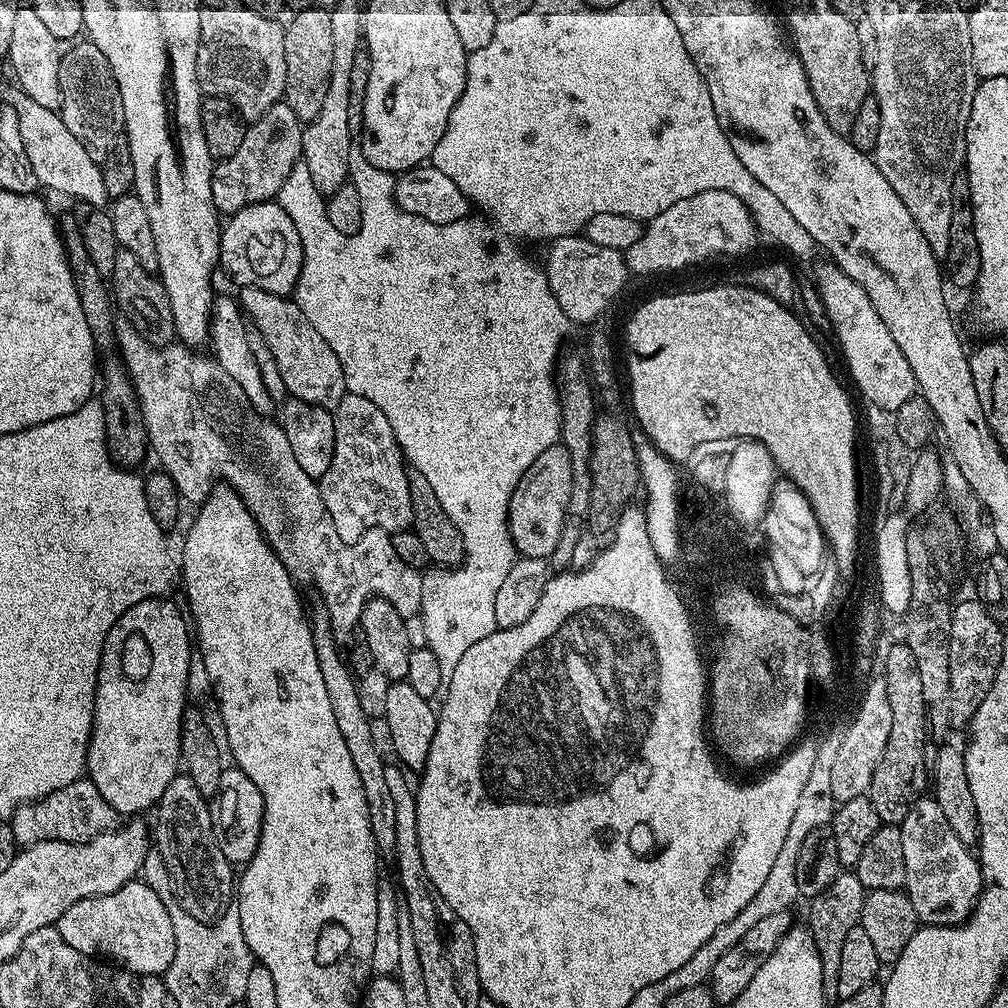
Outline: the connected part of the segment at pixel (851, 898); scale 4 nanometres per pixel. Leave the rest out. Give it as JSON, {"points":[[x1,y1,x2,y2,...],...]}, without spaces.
{"points":[[841,871,839,876,822,890,822,894,811,897,808,908,808,921,806,927,812,933,814,944,818,946,818,956,822,958,822,978,824,979,825,1001,832,1002,837,999,838,965,842,962,842,946,846,942,846,934,857,927,862,914,862,906,866,889,862,882,851,871]]}

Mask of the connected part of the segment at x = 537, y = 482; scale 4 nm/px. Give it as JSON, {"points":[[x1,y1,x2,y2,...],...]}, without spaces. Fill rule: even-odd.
{"points":[[563,443,550,445,542,450,542,454,538,454,538,458,534,458,534,466,530,466,530,470,518,482,508,507,508,528,512,531,512,541,521,557,539,560,551,557,568,522,570,490,573,486,572,459]]}

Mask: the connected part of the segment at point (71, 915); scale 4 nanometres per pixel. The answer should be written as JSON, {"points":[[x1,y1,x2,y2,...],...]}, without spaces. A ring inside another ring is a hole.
{"points":[[143,879,131,880,114,894,74,902,54,925,69,946,93,958,115,962,138,976,163,977,174,962,173,913]]}

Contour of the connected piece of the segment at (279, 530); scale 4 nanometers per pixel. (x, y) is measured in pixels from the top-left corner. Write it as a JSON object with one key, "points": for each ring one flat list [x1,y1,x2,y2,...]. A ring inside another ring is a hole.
{"points":[[127,322,115,325,114,340,118,345,118,352,120,348,119,355,124,367,128,369,128,376,132,379,140,403,151,455,160,459,159,467,170,474,174,486,178,486,185,501,193,500,193,505,196,506,203,504,217,483,216,476,221,476,224,479,221,481,227,482,244,499,244,504,252,511,264,539,276,551,276,557,283,562,291,576,300,582,313,580,316,583,320,600,324,603,323,611,336,634,348,632,351,628,353,631,360,623,360,615,366,602,374,596,390,602,390,606,394,606,400,616,420,616,424,597,424,576,421,569,398,558,392,537,383,528,366,530,366,534,362,534,362,538,358,538,353,544,342,542,342,538,334,530,330,510,326,510,326,502,322,502,319,483,312,480,310,474,304,473,302,466,298,466,298,461,290,451,290,442,286,442,283,427,252,408,242,387,226,374,215,358,208,354,199,356,196,353,199,351,179,342,163,346,151,344]]}

